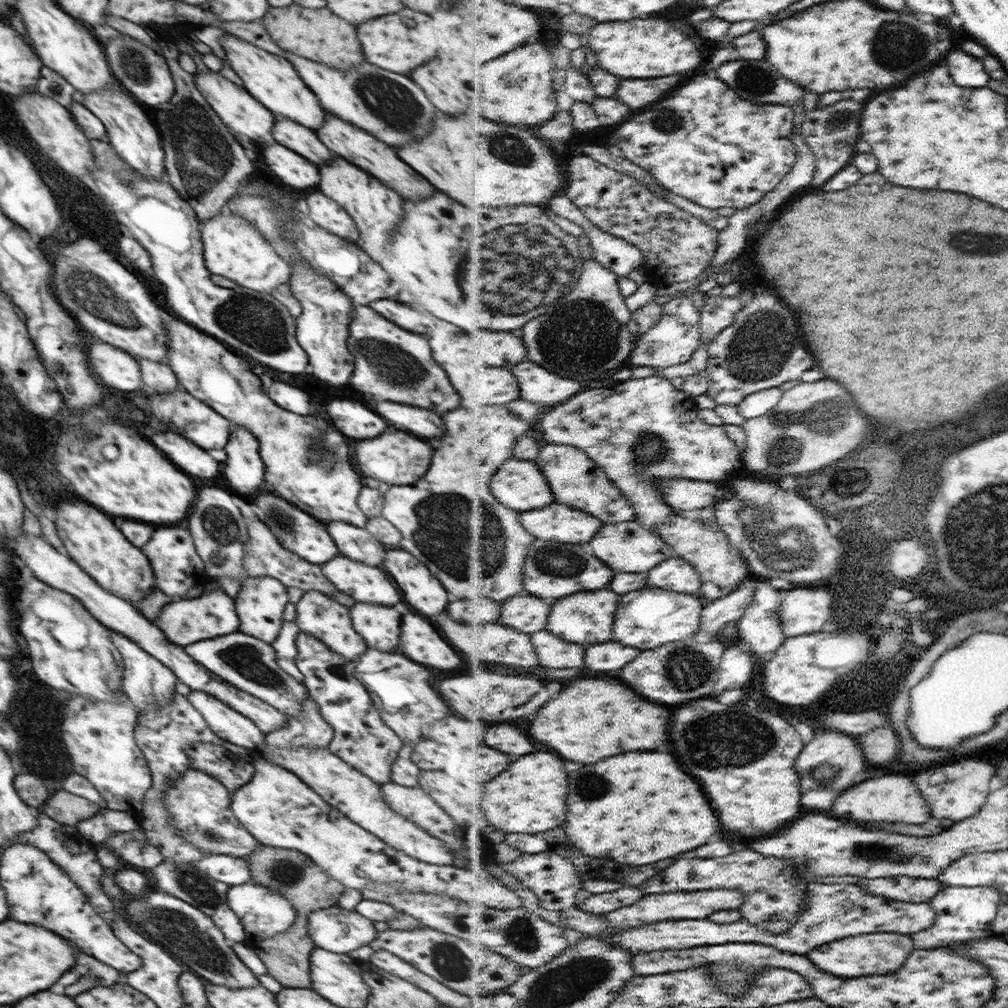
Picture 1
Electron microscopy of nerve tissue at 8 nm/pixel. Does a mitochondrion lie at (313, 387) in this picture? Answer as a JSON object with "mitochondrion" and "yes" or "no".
{"mitochondrion":"no"}

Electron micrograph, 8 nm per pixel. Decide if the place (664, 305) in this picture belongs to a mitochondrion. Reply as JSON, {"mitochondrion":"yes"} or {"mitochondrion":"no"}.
{"mitochondrion":"no"}

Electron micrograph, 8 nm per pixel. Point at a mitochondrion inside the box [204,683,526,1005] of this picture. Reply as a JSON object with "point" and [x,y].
{"point":[450,960]}

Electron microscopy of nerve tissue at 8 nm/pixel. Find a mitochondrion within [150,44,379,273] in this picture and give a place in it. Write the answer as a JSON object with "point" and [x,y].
{"point":[197,181]}

